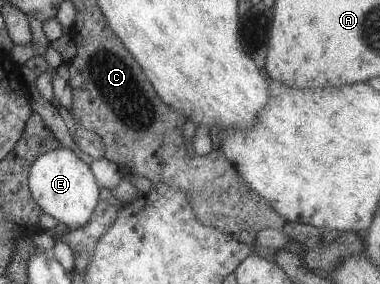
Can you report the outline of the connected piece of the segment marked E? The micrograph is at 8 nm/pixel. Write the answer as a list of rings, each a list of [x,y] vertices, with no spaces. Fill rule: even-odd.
[[[61,146],[38,155],[28,169],[26,181],[32,200],[42,213],[46,213],[66,227],[72,227],[72,230],[82,227],[90,219],[99,201],[99,186],[89,166],[76,157],[73,151]]]

